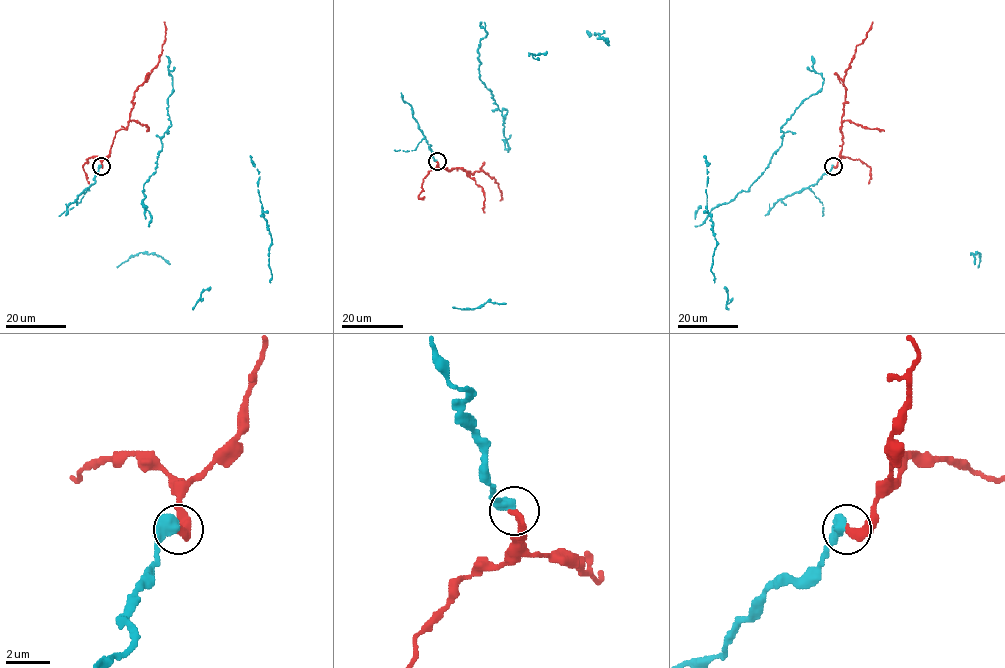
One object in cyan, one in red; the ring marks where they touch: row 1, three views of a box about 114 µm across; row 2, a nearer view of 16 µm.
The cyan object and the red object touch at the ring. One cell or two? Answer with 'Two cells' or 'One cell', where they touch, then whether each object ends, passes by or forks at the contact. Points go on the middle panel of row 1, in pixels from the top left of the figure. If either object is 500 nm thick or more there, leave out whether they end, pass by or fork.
One cell. Place: (437, 161)

